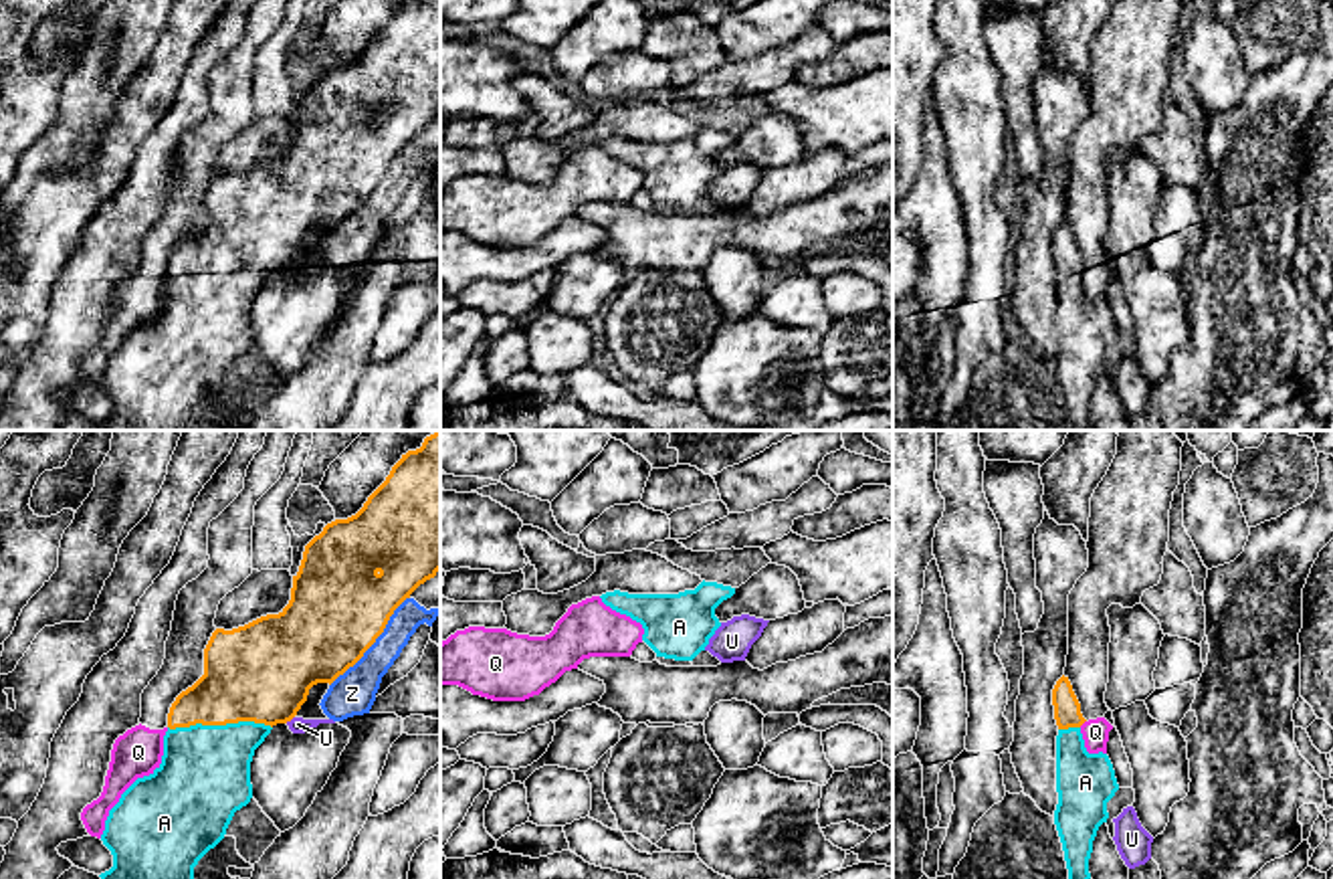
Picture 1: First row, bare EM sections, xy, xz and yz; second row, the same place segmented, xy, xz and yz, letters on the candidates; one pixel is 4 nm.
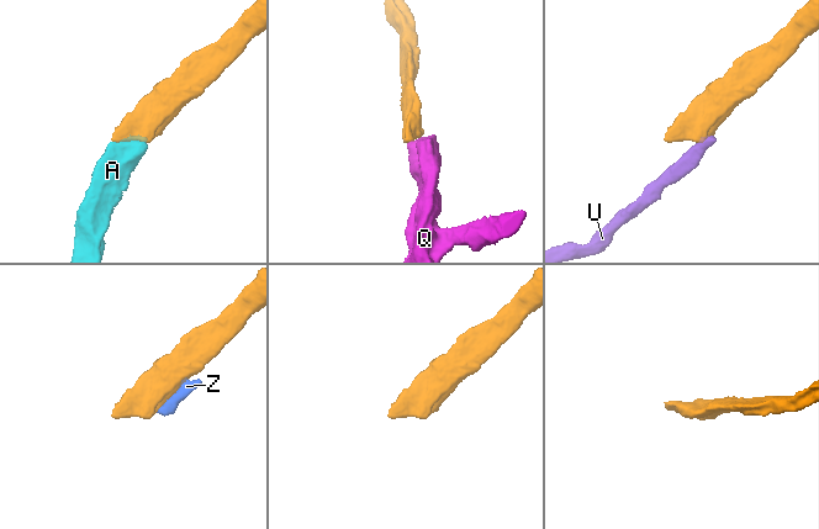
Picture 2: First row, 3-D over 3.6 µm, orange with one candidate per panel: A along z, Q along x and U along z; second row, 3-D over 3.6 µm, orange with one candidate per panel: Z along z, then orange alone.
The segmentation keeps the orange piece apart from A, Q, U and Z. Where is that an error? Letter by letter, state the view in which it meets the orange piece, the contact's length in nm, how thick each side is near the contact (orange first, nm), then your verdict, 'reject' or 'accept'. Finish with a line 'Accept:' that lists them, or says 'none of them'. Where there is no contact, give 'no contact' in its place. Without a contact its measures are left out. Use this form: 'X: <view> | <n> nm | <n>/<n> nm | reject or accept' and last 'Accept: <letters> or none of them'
A: xy | 420 nm | 380/360 nm | accept
Q: yz | 40 nm | 110/110 nm | reject
U: xy | 50 nm | 400/60 nm | reject
Z: xy | 480 nm | 400/180 nm | reject
Accept: A

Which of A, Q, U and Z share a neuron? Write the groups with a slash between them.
A / Q / U Z

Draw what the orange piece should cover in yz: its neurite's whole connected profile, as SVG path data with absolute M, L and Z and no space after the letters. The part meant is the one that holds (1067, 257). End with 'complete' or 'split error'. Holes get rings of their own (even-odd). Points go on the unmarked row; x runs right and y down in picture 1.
M1060 224L1052 236L1056 283L1056 339L1054 372L1062 390L1068 430L1091 426L1089 406L1093 388L1107 370L1107 350L1119 337L1113 311L1107 301L1089 301L1081 281L1087 269L1068 224Z; split error

